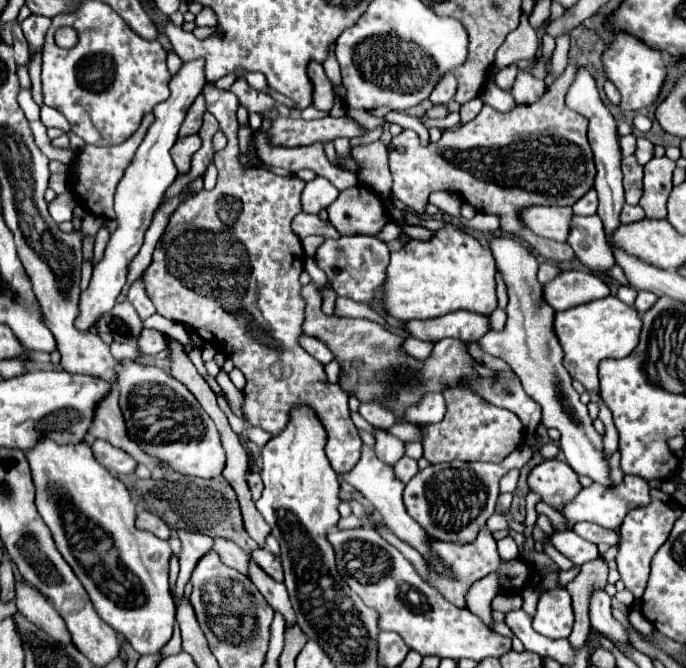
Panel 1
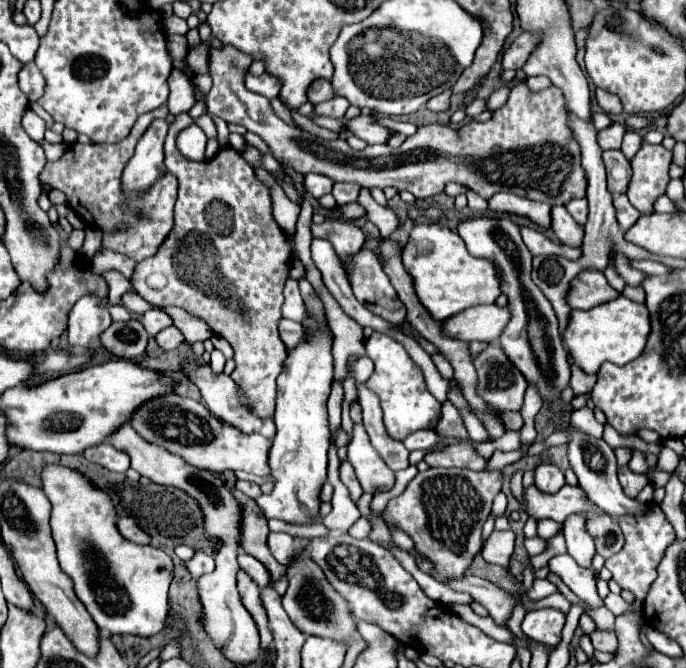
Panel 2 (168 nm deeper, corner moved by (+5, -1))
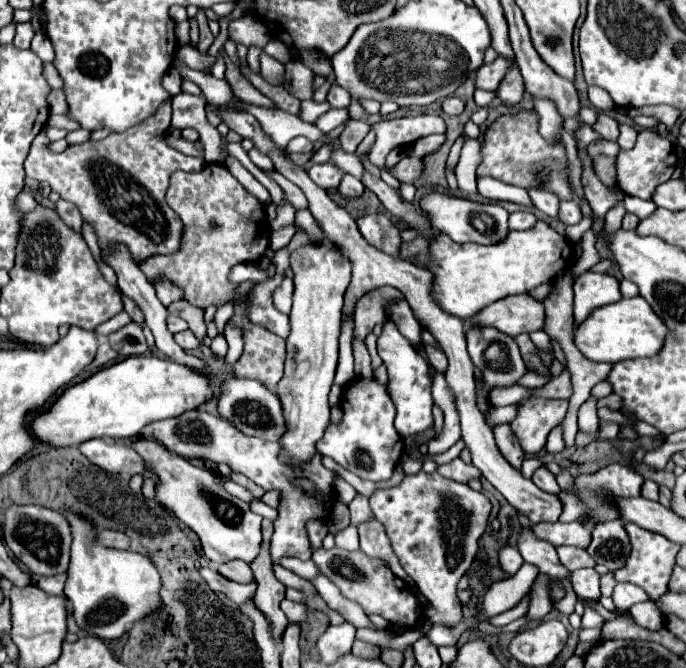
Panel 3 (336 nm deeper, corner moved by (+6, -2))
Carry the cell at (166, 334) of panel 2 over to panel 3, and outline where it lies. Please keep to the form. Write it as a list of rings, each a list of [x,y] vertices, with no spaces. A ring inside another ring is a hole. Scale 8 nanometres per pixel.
[[[184,330],[184,332],[174,334],[174,340],[176,340],[178,346],[182,346],[184,350],[194,350],[194,348],[200,346],[200,342],[196,340],[196,336],[194,336],[190,330]]]

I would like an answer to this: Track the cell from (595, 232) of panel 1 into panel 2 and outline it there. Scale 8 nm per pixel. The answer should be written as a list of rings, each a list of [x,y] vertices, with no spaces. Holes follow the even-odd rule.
[[[563,205],[551,207],[551,229],[559,237],[561,243],[567,243],[571,247],[581,247],[583,239],[583,227],[579,227],[567,213]]]

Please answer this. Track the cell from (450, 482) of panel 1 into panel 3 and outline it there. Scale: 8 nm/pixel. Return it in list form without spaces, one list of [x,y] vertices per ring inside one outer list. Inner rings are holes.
[[[418,472],[404,476],[394,488],[376,490],[370,496],[370,508],[384,524],[402,568],[432,604],[424,610],[424,616],[446,626],[458,624],[462,618],[462,604],[456,596],[458,580],[476,558],[478,540],[488,526],[492,510],[490,500],[468,484],[444,478],[438,472]]]

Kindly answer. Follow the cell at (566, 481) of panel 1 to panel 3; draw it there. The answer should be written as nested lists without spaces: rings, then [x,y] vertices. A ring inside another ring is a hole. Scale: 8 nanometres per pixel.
[[[540,466],[534,476],[532,476],[532,482],[544,490],[544,492],[550,492],[550,494],[560,494],[560,486],[556,482],[556,476],[546,468],[546,466]]]

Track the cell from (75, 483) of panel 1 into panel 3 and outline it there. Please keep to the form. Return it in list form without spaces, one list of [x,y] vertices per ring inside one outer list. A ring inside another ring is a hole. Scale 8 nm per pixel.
[[[66,512],[64,518],[68,520],[72,532],[64,594],[74,606],[78,628],[102,640],[114,640],[120,638],[134,622],[162,610],[162,578],[146,554],[106,548],[98,542],[96,524],[74,516],[74,512]]]

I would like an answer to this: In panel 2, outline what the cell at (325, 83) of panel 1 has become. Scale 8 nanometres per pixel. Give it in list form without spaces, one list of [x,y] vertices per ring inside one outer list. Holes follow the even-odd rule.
[[[317,79],[311,87],[309,87],[309,101],[313,103],[313,105],[317,105],[317,103],[321,103],[321,101],[329,101],[329,99],[333,99],[335,97],[335,91],[333,91],[333,87],[331,87],[331,81],[325,81],[325,79]]]

